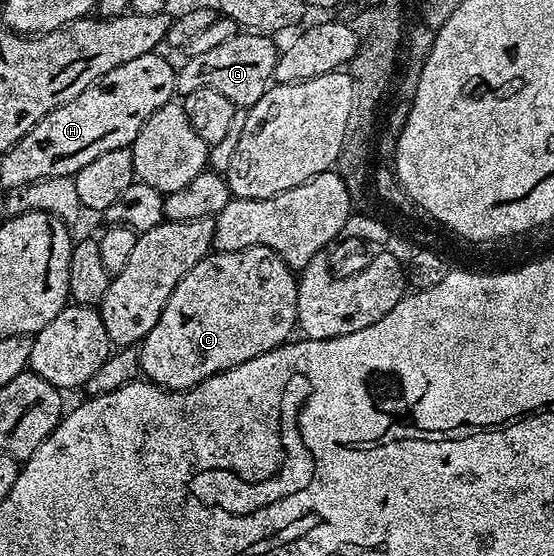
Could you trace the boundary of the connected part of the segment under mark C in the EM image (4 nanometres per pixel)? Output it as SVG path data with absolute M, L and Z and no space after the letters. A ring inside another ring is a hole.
M250 247L240 251L221 251L208 254L207 258L202 259L197 265L193 265L193 269L189 269L189 273L185 273L185 277L181 277L181 281L173 289L169 299L165 301L165 307L161 309L159 320L153 325L153 329L149 329L149 333L143 338L142 343L138 344L140 372L157 387L169 391L185 391L188 387L196 387L202 379L220 375L221 372L233 369L253 357L261 357L265 353L269 353L274 347L283 346L292 338L291 330L293 332L296 330L299 317L297 313L298 296L299 284L296 272L288 267L286 261L273 249Z

